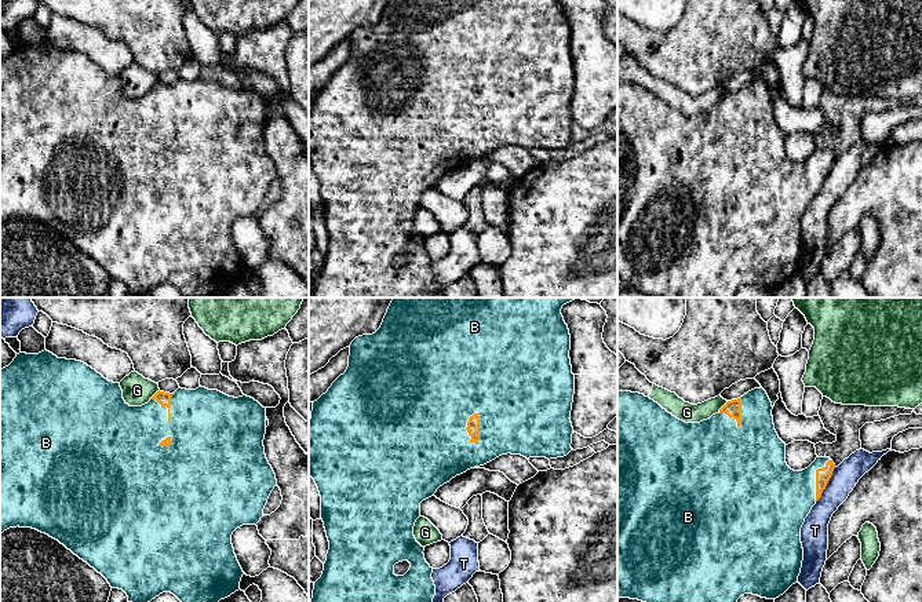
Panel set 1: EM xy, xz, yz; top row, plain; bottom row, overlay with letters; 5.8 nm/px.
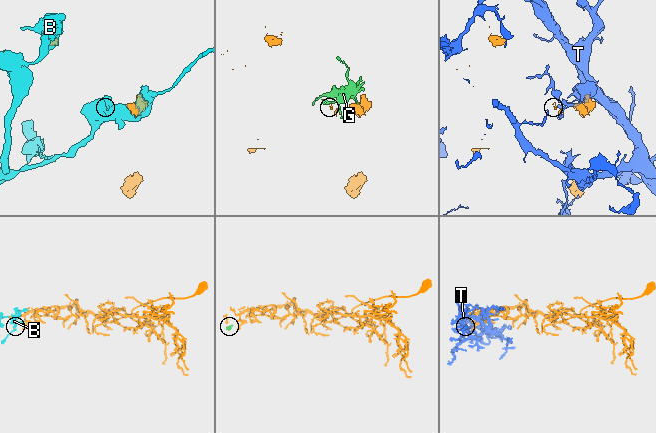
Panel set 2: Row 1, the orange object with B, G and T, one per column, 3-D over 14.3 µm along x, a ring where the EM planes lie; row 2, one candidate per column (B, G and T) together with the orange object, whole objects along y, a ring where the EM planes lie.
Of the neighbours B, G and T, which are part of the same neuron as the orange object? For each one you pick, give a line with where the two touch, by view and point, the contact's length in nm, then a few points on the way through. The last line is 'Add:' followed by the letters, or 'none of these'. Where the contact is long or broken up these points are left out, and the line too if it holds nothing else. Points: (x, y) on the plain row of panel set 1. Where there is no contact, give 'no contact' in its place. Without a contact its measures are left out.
B: meets orange in xz at (478, 120); contact 190 nm long
Add: B

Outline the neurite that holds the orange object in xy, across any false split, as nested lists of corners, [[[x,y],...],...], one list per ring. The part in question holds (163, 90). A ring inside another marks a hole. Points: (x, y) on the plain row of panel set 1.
[[[47,41],[39,45],[19,44],[8,58],[0,61],[0,225],[10,219],[19,218],[32,219],[48,226],[50,229],[63,236],[80,251],[87,253],[98,264],[101,264],[107,271],[112,280],[123,281],[128,288],[128,293],[145,296],[163,284],[171,284],[182,293],[183,298],[215,298],[221,291],[225,291],[240,281],[240,273],[244,266],[232,236],[233,223],[243,216],[256,216],[260,212],[267,190],[272,182],[277,178],[276,165],[265,146],[265,125],[266,99],[263,99],[258,92],[247,87],[234,90],[218,81],[208,81],[200,77],[196,81],[178,80],[174,85],[158,81],[147,95],[142,98],[130,98],[123,90],[123,81],[120,79],[120,74],[109,73],[101,65],[98,65],[95,61],[81,52],[58,50]]]

